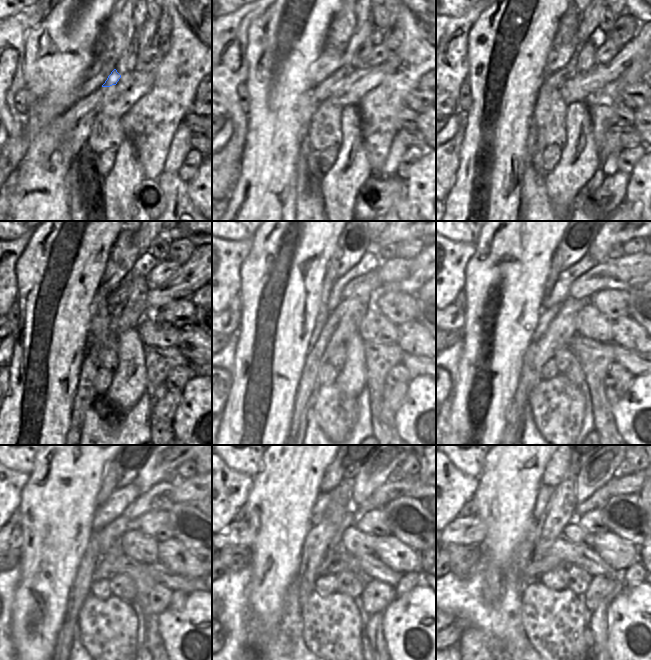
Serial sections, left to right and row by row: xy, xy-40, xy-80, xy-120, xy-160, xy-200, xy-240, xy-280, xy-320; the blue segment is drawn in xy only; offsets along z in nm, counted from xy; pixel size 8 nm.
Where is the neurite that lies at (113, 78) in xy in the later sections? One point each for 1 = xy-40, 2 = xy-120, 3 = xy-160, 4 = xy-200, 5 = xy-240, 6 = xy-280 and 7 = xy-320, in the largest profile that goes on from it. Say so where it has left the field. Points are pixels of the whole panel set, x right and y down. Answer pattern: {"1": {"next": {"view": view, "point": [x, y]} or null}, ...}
{"1": {"next": {"view": "xy-40", "point": [335, 79]}}, "2": {"next": {"view": "xy-120", "point": [114, 298]}}, "3": {"next": {"view": "xy-160", "point": [370, 281]}}, "4": {"next": {"view": "xy-200", "point": [600, 277]}}, "5": {"next": {"view": "xy-240", "point": [158, 498]}}, "6": {"next": {"view": "xy-280", "point": [390, 490]}}, "7": {"next": {"view": "xy-320", "point": [633, 483]}}}

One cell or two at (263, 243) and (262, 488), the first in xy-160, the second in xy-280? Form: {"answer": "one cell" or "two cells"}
{"answer": "one cell"}

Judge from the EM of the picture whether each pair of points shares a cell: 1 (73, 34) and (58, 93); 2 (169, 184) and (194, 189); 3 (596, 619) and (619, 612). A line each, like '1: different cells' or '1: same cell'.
1: same cell
2: different cells
3: different cells

